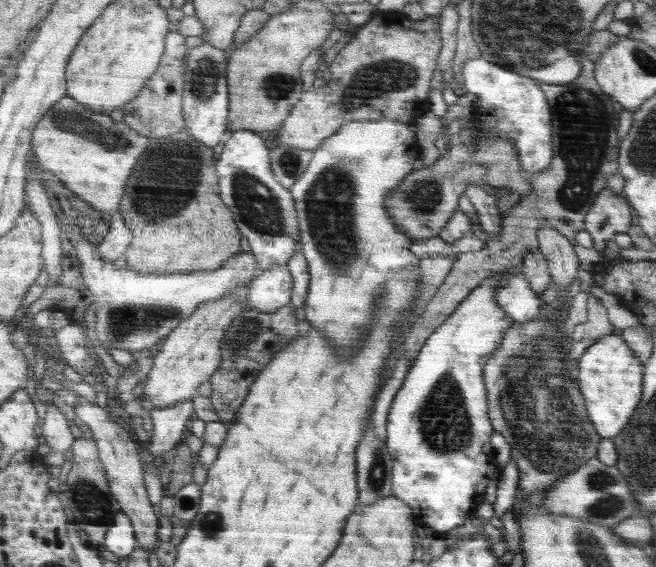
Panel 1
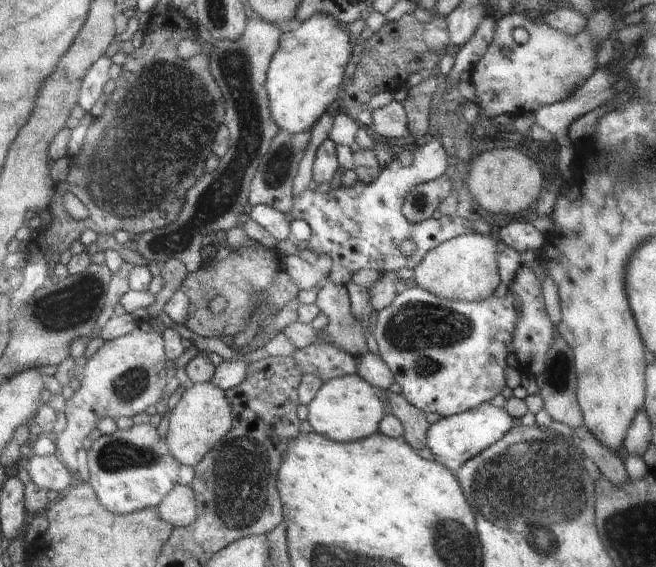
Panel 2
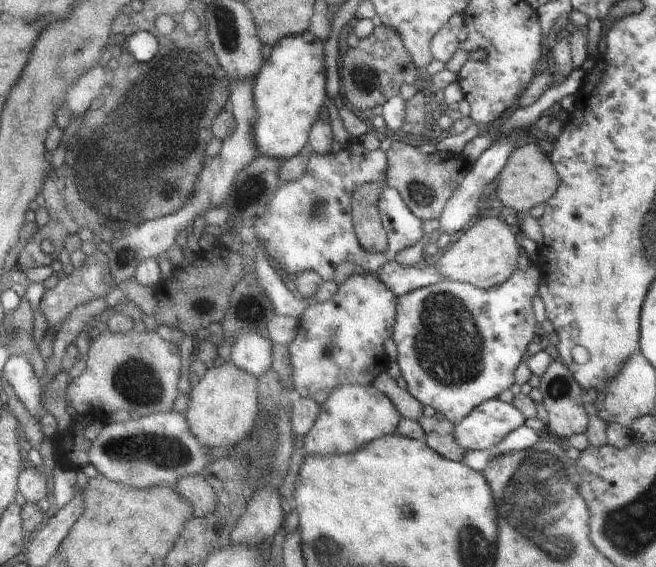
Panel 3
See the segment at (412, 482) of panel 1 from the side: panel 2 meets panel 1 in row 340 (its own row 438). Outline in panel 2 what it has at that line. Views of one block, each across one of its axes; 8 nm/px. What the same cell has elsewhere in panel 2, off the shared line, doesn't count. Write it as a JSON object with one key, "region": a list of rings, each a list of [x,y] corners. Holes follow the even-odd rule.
{"region":[[[486,403],[465,413],[442,417],[431,424],[428,430],[428,448],[434,454],[434,461],[449,468],[456,476],[458,469],[467,460],[500,441],[513,428],[513,422],[502,407]]]}

